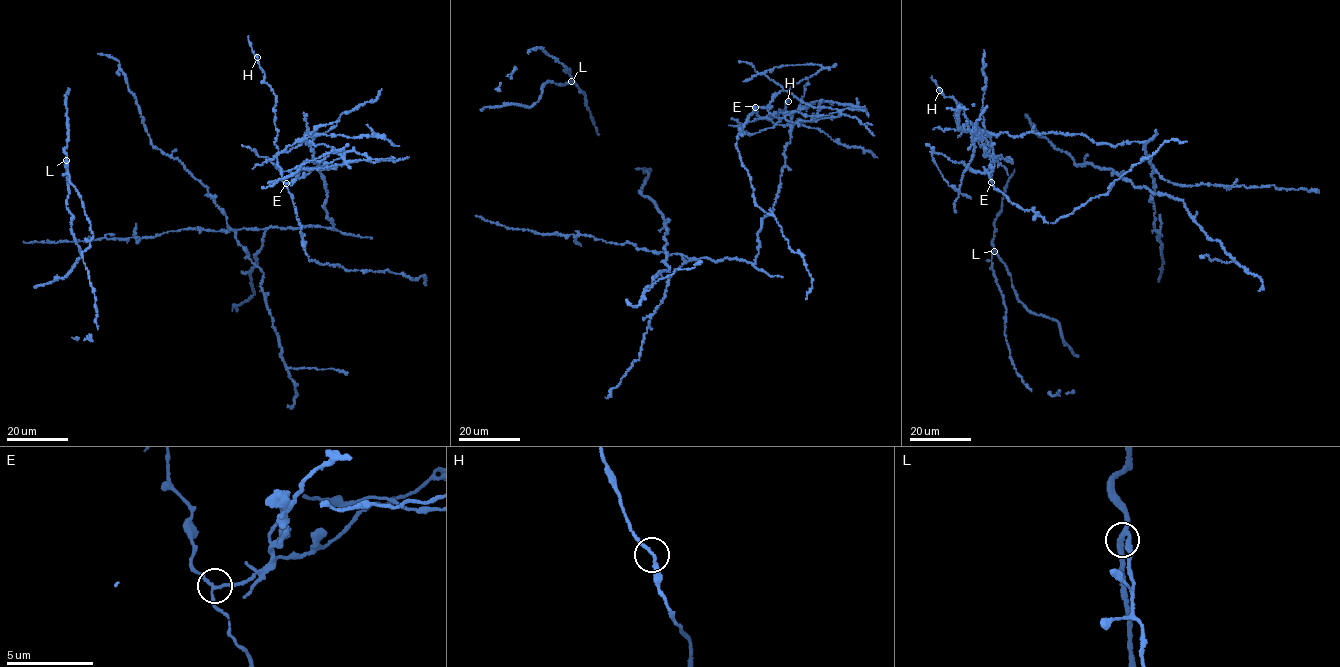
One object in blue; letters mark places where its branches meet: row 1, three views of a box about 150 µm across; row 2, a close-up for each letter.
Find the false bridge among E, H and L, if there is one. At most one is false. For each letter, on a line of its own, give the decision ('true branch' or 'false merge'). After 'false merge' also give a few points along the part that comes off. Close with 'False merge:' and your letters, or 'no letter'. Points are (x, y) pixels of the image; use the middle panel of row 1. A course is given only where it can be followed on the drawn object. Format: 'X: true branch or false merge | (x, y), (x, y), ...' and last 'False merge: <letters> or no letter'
E: false merge | (755, 107), (793, 122), (822, 117), (791, 125), (754, 265), (586, 235), (539, 234), (475, 215)
H: true branch
L: true branch
False merge: E

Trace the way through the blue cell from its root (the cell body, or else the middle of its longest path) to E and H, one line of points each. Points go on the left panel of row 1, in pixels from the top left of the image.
E: (232, 231), (317, 225), (334, 229), (326, 217), (325, 185), (308, 140), (277, 154), (286, 183)
H: (232, 231), (334, 229), (309, 141), (287, 151), (275, 145), (276, 97), (257, 57)

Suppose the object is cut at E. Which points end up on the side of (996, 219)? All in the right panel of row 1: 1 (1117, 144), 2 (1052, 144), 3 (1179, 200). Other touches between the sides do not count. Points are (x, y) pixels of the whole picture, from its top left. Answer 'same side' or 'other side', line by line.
1: other side
2: same side
3: same side

